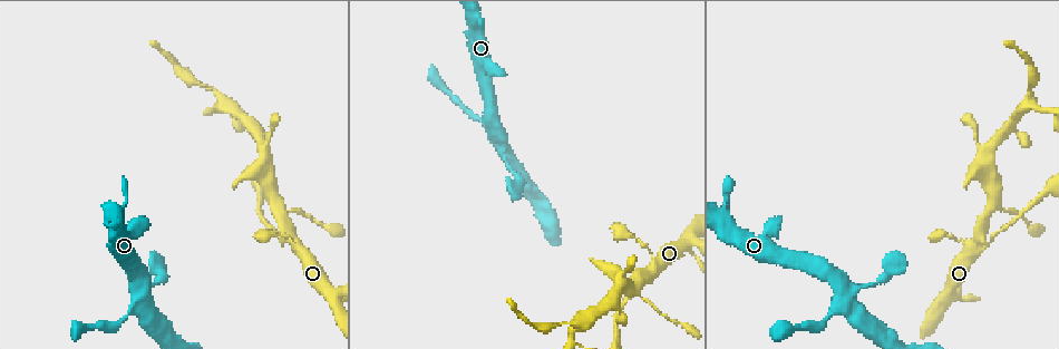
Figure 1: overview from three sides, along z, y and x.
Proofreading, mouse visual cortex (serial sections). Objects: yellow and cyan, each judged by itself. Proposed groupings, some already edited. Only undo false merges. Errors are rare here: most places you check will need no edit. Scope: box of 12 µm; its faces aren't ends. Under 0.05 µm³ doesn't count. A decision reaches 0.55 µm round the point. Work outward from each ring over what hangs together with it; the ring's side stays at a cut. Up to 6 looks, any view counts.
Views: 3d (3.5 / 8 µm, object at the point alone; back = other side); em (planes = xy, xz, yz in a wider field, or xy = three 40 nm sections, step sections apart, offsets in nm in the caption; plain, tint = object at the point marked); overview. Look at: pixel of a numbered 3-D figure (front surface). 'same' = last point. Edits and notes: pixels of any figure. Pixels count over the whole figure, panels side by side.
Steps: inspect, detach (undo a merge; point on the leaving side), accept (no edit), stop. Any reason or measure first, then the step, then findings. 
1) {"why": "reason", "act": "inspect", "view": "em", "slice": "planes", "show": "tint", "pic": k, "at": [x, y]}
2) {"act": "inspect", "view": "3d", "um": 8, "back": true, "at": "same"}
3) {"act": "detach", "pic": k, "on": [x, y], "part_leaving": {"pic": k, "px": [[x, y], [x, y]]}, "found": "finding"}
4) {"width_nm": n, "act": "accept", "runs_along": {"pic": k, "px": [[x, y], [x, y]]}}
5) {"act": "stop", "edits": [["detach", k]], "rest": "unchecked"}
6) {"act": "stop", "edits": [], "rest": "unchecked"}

{"why": "thick turns thin", "act": "inspect", "view": "3d", "um": 8, "pic": 1, "at": [992, 205]}

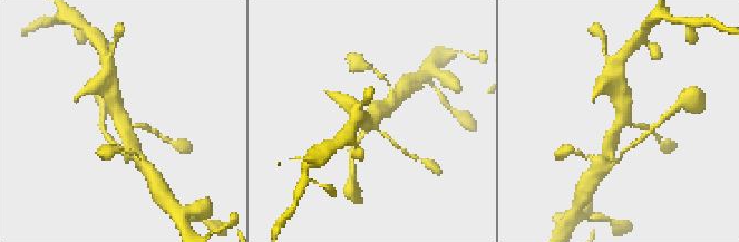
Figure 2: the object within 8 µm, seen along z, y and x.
{"act": "inspect", "view": "3d", "um": 3.5, "back": true, "pic": 2, "at": [124, 122]}

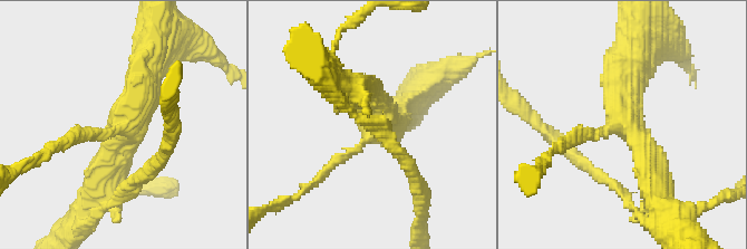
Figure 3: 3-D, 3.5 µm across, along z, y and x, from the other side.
{"arms": 3, "arm_widths_nm": [150, 350, 450], "why": "need the tissue", "act": "inspect", "view": "em", "slice": "planes", "show": "tint", "pic": 3, "at": [624, 121]}

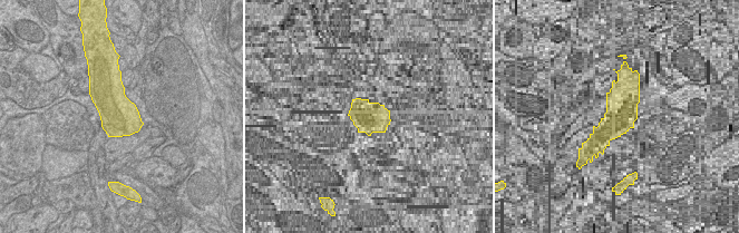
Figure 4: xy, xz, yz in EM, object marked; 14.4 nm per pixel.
{"act": "accept", "runs_along": {"pic": 3, "px": [[106, 183], [144, 92], [147, 54]]}, "found": "continuous, no second cell"}

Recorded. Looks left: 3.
{"why": "calibre changes", "act": "inspect", "view": "3d", "um": 3.5, "pic": 1, "at": [266, 143]}

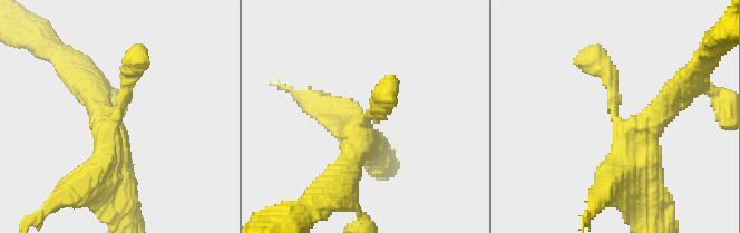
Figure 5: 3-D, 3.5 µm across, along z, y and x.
{"act": "accept", "found": "all the same cell"}

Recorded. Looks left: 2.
{"act": "stop", "edits": [], "rest": "unchecked"}

